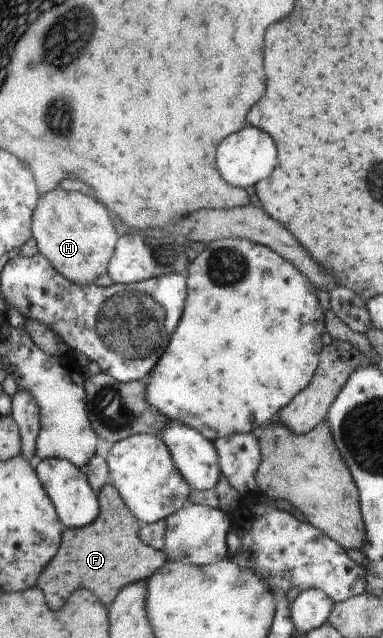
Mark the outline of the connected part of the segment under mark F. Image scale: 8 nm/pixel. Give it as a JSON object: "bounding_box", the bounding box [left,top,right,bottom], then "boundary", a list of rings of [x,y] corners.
{"bounding_box":[36,482,168,610],"boundary":[[[111,482],[99,489],[97,495],[101,514],[87,527],[65,530],[57,554],[37,579],[36,586],[47,594],[47,600],[51,600],[51,608],[55,610],[63,608],[67,598],[79,588],[89,588],[109,606],[123,587],[146,581],[155,571],[161,571],[168,561],[164,551],[139,540],[137,517]]]}

